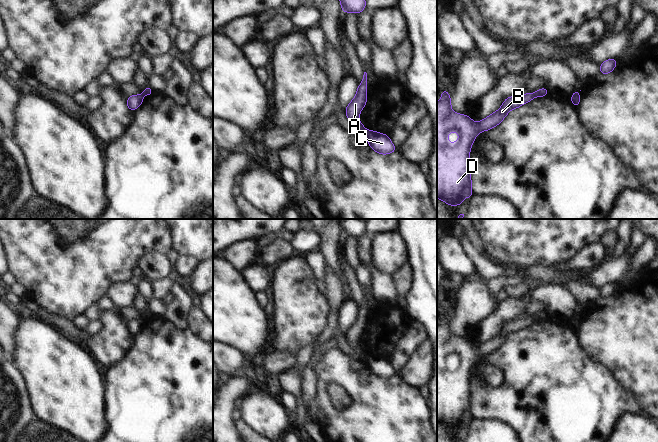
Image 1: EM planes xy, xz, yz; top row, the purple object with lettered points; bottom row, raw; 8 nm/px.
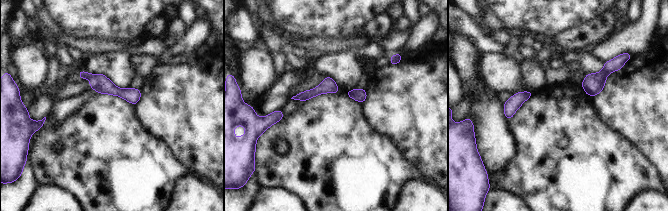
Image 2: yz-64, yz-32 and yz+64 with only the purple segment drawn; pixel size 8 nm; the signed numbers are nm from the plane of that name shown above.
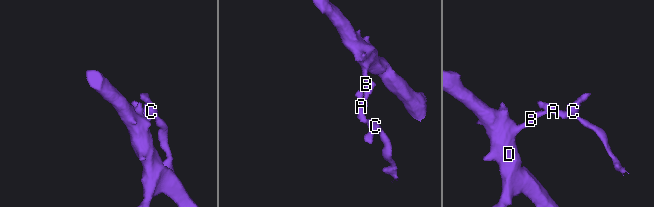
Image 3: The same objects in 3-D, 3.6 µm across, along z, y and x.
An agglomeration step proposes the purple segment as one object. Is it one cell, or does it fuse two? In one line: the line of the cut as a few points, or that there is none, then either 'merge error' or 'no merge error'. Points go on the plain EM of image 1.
cut xz (366, 354), (363, 359); merge error

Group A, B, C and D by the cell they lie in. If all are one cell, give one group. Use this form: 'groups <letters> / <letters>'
groups A B D / C

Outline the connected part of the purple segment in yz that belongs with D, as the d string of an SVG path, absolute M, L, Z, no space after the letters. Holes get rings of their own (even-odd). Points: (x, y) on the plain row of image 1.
M541 312L535 317L520 318L505 323L500 333L474 347L469 339L454 337L451 333L451 321L448 315L443 313L440 325L437 327L437 422L446 426L450 430L460 429L465 421L470 421L472 417L472 405L470 401L470 373L476 360L482 355L488 355L497 350L507 340L508 336L516 333L525 327L530 326L535 321L547 320L548 312ZM457 356L459 364L455 367L448 366L448 358Z

